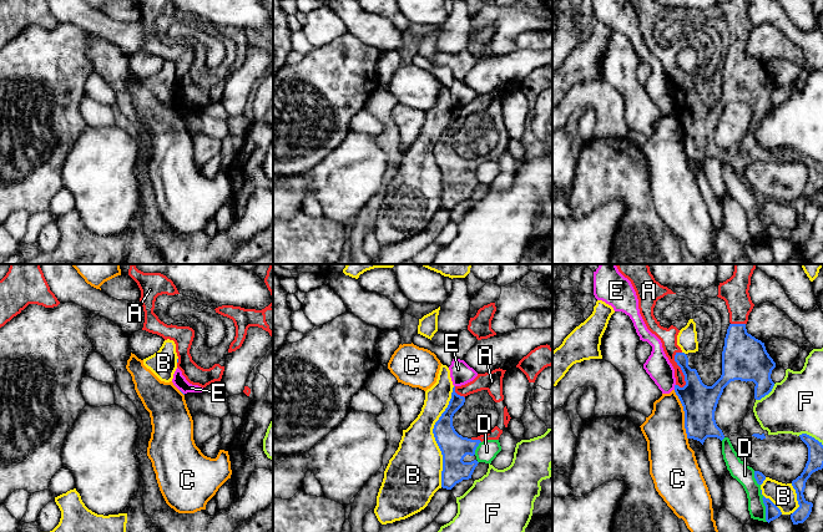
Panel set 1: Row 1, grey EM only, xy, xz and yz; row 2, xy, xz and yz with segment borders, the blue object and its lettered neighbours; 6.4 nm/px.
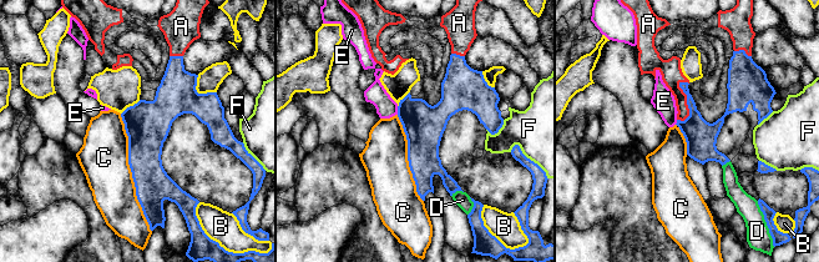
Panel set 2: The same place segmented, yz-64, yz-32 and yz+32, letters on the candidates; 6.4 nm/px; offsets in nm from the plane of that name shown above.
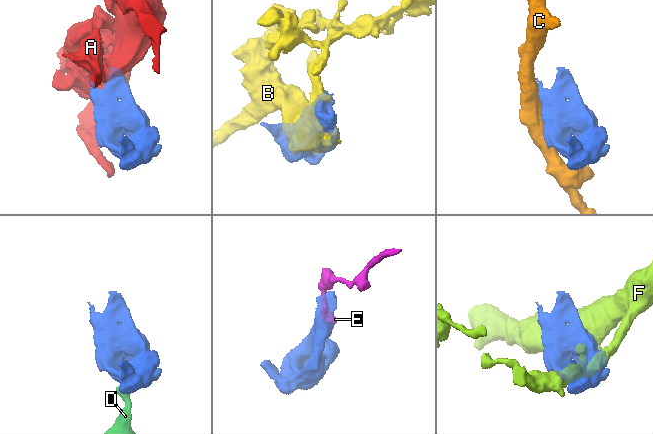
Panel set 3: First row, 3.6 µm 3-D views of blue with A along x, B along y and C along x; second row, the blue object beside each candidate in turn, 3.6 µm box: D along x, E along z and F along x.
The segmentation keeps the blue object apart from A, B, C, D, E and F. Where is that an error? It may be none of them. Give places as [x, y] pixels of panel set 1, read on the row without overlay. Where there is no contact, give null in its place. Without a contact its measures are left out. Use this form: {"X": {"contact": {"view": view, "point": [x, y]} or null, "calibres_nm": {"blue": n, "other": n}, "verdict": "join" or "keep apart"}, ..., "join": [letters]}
{"A": {"contact": {"view": "yz", "point": [681, 90]}, "calibres_nm": {"blue": 220, "other": 110}, "verdict": "join"}, "B": {"contact": {"view": "xz", "point": [434, 157]}, "calibres_nm": {"blue": 180, "other": 340}, "verdict": "keep apart"}, "C": {"contact": {"view": "yz", "point": [685, 136]}, "calibres_nm": {"blue": 220, "other": 280}, "verdict": "keep apart"}, "D": {"contact": {"view": "yz", "point": [765, 226]}, "calibres_nm": {"blue": 90, "other": 120}, "verdict": "keep apart"}, "E": {"contact": {"view": "yz", "point": [675, 107]}, "calibres_nm": {"blue": 220, "other": 160}, "verdict": "keep apart"}, "F": {"contact": {"view": "yz", "point": [811, 157]}, "calibres_nm": {"blue": 100, "other": 360}, "verdict": "keep apart"}, "join": ["A"]}

